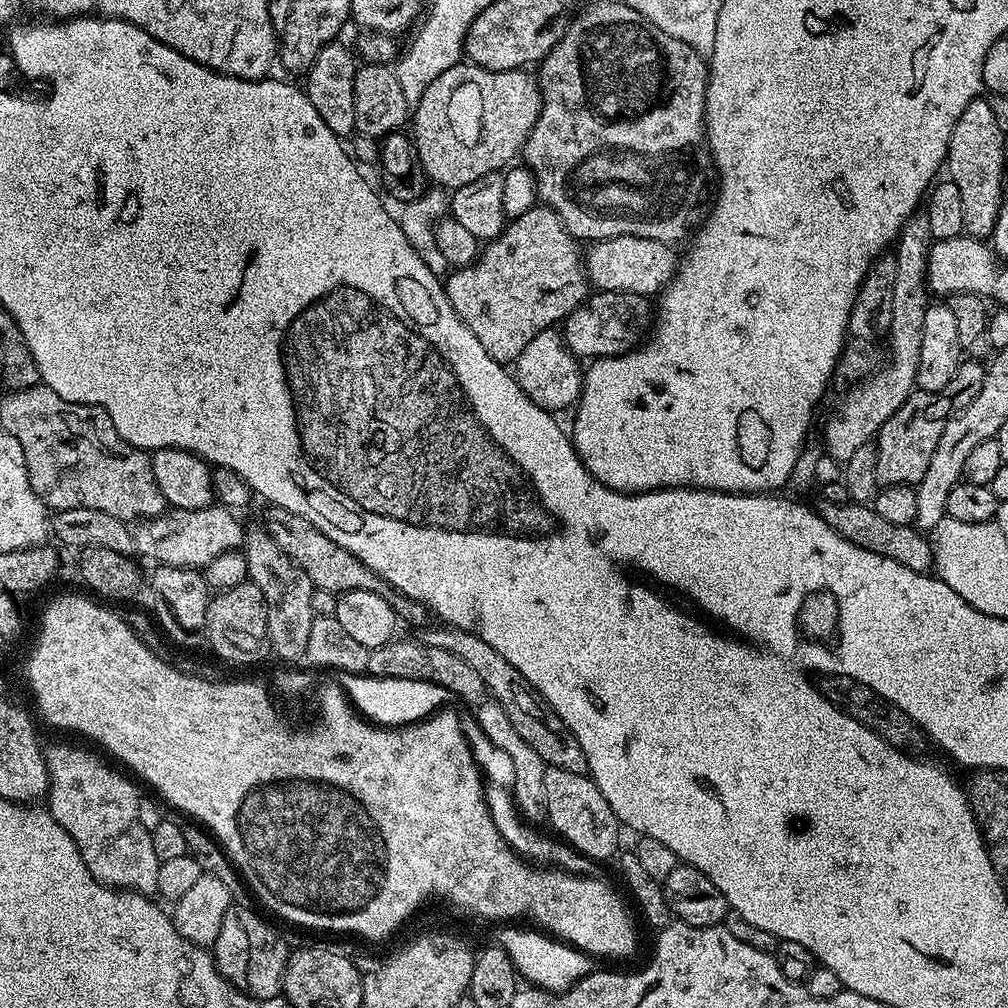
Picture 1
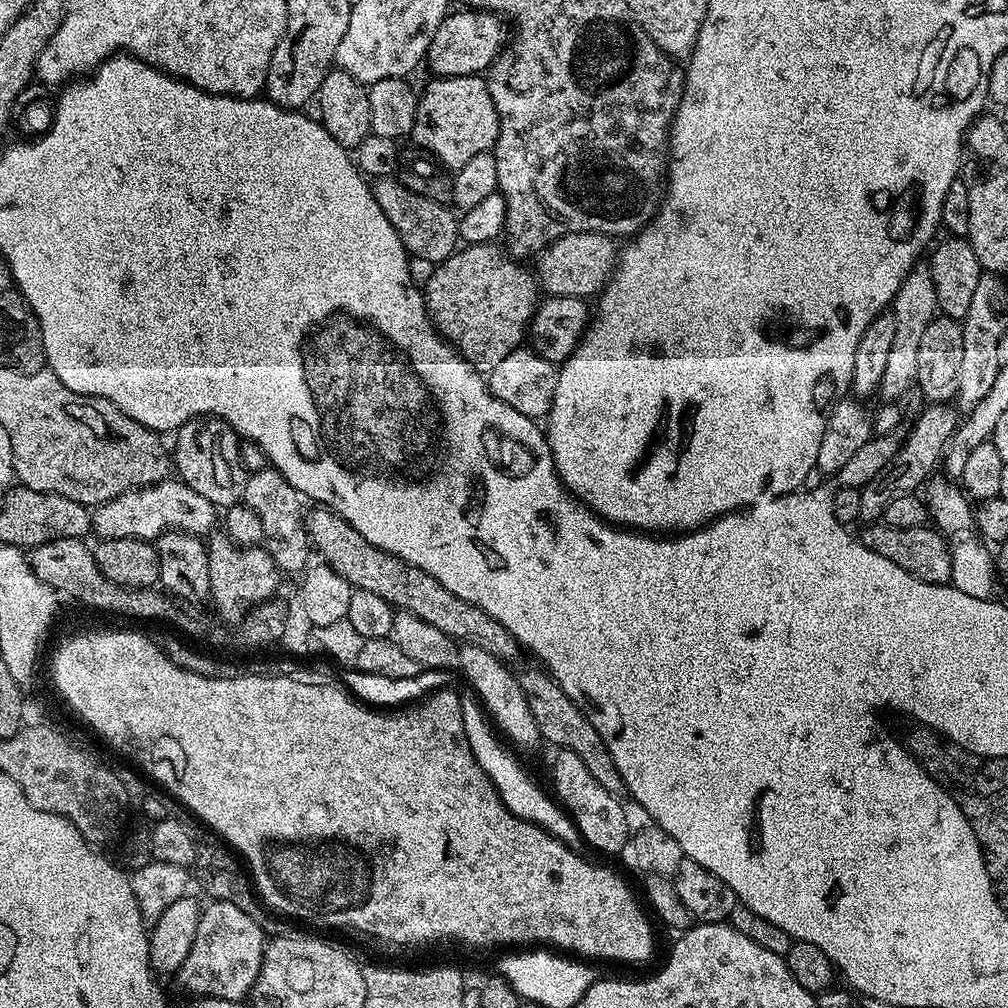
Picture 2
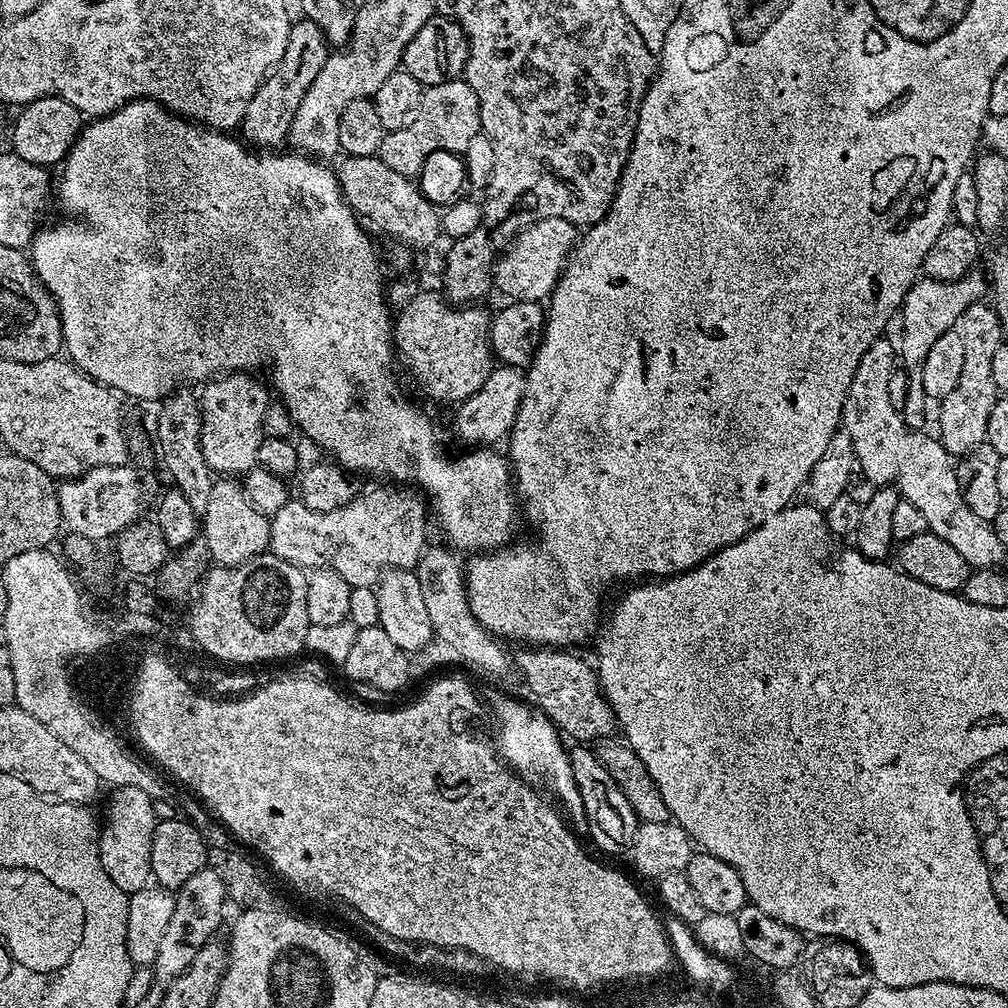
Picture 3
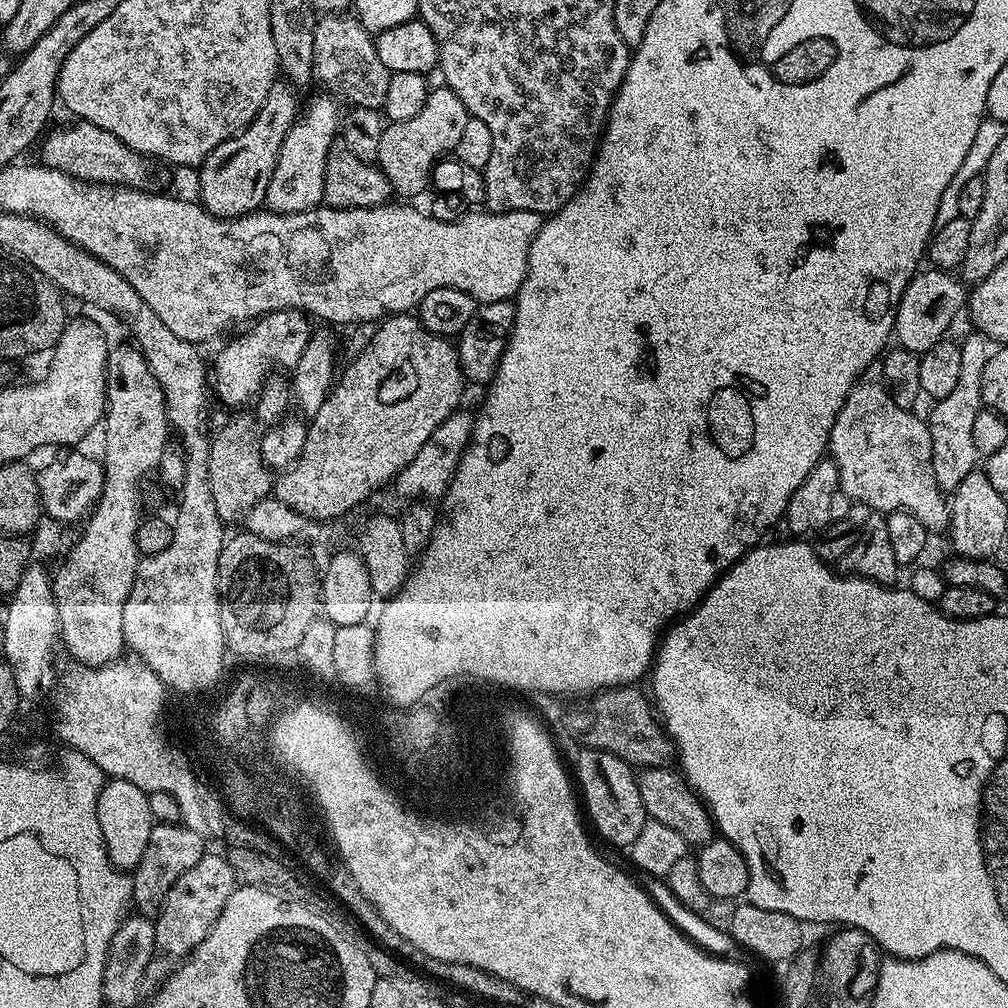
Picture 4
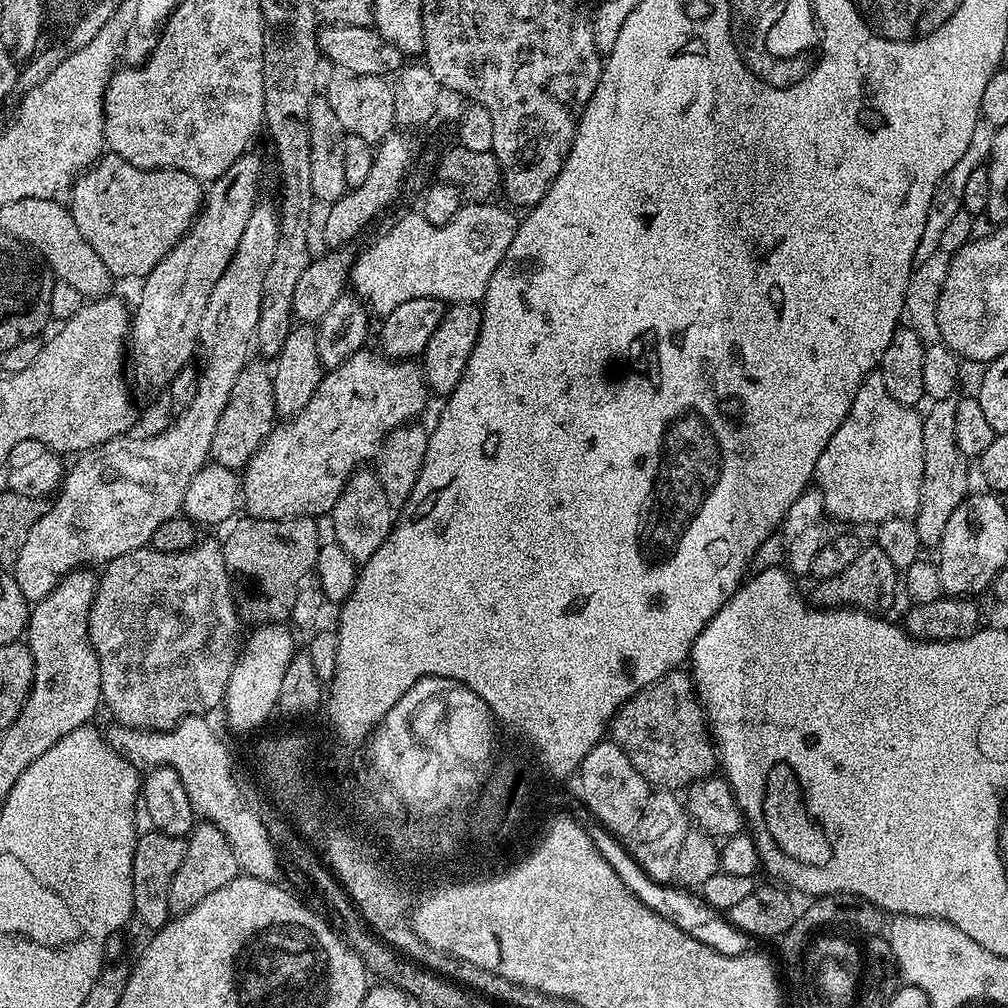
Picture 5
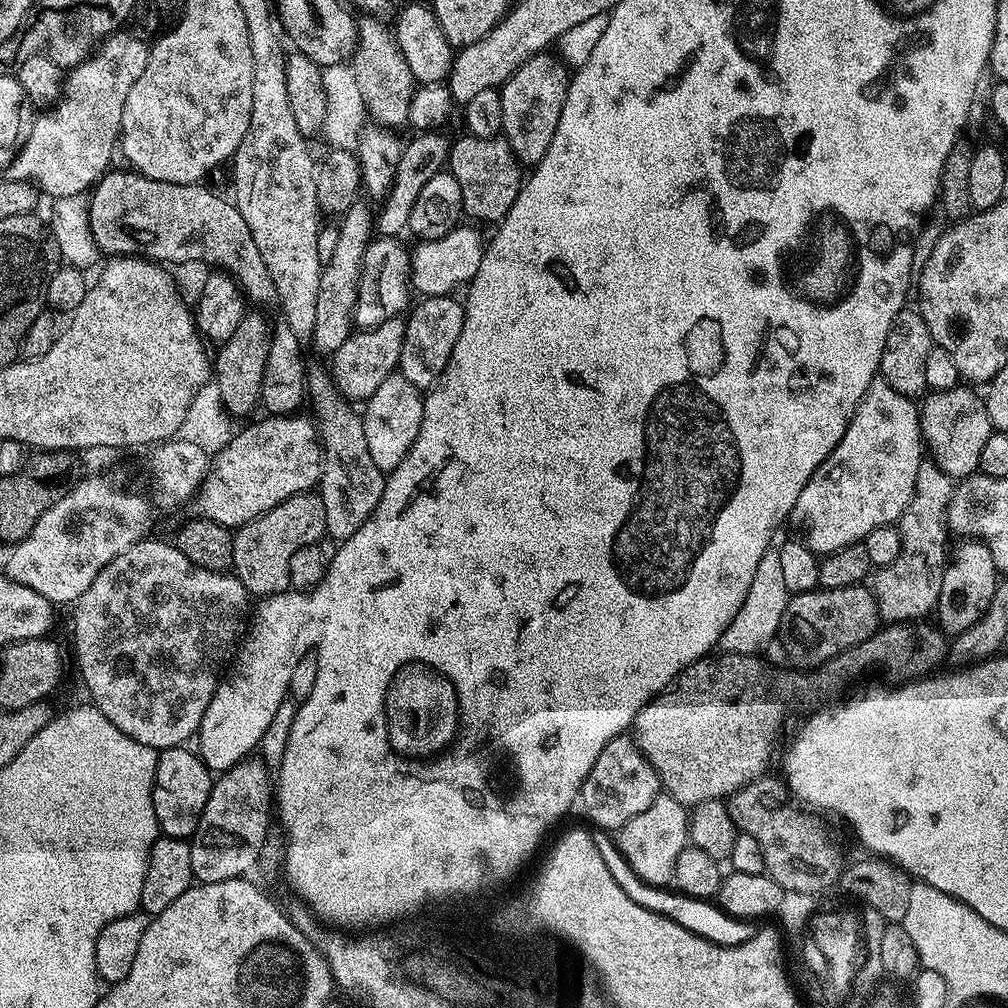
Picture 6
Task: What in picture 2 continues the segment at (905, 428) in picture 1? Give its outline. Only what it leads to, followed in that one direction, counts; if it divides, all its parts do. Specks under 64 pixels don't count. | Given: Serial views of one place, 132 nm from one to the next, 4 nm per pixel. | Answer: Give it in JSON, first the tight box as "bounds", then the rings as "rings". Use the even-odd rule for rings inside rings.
{"bounds":[860,403,958,522],"rings":[[[951,403],[928,404],[921,408],[919,416],[911,421],[912,429],[907,429],[904,445],[898,450],[896,457],[870,482],[860,489],[860,520],[876,522],[881,519],[886,510],[886,502],[893,498],[911,496],[917,491],[916,487],[923,485],[933,475],[932,472],[941,463],[946,445],[958,425],[958,412]]]}

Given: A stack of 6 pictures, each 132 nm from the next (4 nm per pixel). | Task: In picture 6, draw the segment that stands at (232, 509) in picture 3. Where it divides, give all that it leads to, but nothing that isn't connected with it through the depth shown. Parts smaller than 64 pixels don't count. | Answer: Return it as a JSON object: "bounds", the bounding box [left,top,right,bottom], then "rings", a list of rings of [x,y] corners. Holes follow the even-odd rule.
{"bounds":[214,311,270,417],"rings":[[[249,311],[238,322],[234,334],[224,344],[219,345],[217,356],[214,356],[214,377],[221,391],[221,402],[229,417],[248,416],[260,404],[262,390],[262,376],[266,374],[266,354],[270,354],[269,321],[259,316],[259,311]]]}

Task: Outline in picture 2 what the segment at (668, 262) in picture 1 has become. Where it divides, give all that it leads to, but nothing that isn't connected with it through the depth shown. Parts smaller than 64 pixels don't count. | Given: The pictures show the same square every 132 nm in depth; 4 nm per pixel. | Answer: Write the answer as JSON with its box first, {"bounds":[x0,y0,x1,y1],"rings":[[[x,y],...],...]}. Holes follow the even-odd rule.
{"bounds":[538,232,618,298],"rings":[[[575,232],[553,240],[543,252],[539,253],[540,272],[538,284],[545,288],[548,296],[578,296],[592,298],[608,282],[612,269],[618,259],[618,244],[613,237],[600,232]]]}

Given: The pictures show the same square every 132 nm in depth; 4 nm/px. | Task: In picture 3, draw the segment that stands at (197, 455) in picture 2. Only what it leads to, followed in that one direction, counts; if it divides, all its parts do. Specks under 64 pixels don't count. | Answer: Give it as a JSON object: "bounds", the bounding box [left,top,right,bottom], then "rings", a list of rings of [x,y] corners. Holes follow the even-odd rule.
{"bounds":[198,372,270,478],"rings":[[[248,372],[221,374],[198,392],[202,458],[213,473],[224,478],[240,478],[257,467],[258,446],[266,439],[264,419],[270,407],[269,389],[252,376]]]}

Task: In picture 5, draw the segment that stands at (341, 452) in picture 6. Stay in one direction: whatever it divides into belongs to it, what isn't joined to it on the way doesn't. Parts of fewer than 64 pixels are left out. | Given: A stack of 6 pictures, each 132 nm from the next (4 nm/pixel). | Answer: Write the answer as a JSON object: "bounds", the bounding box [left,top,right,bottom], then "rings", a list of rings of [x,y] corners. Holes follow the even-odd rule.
{"bounds":[330,468,394,566],"rings":[[[362,468],[352,474],[330,513],[331,535],[342,550],[360,566],[371,558],[374,550],[382,546],[382,542],[386,542],[394,523],[394,509],[390,502],[386,502],[386,492],[382,489],[380,477],[368,470]]]}

